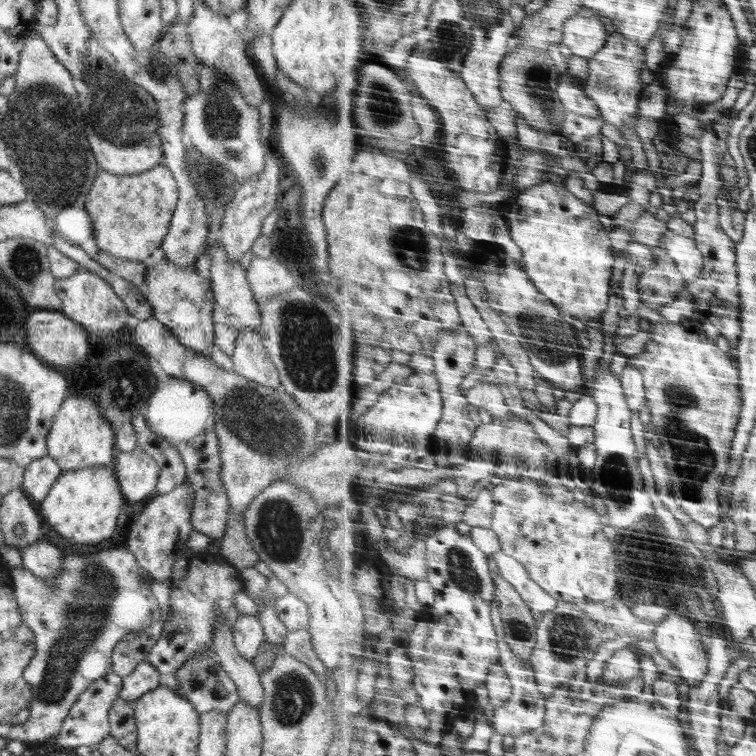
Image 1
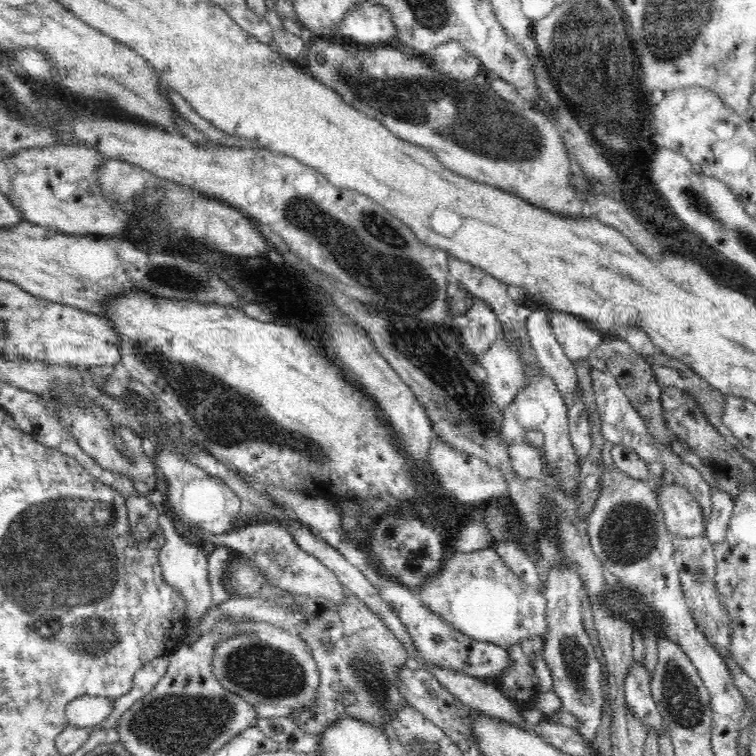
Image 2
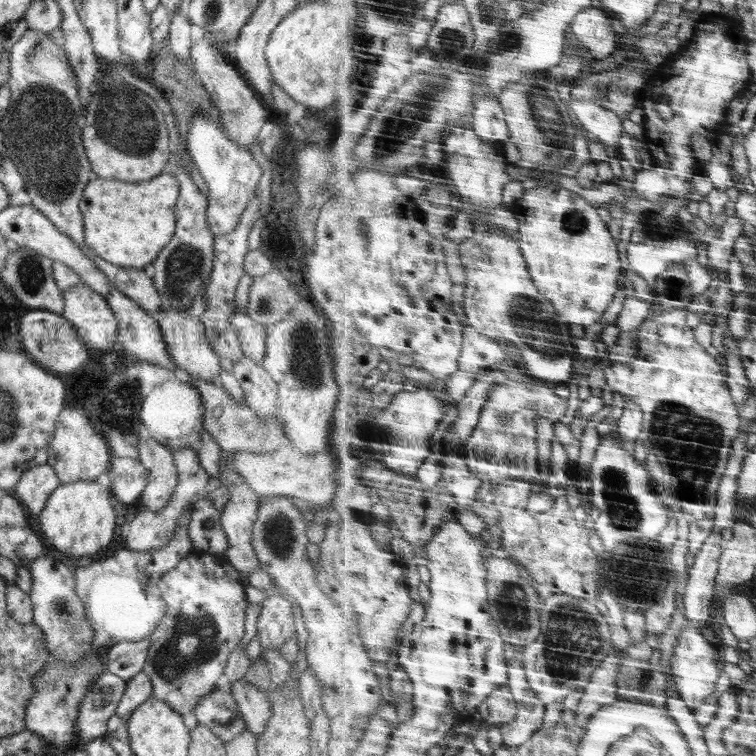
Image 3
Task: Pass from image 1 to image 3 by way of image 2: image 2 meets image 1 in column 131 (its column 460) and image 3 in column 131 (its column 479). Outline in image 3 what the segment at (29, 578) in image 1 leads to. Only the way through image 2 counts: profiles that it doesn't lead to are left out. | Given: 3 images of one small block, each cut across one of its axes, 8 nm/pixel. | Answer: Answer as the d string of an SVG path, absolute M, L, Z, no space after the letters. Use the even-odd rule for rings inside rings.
M192 507L180 518L176 536L164 548L150 552L120 549L102 562L76 568L76 592L84 604L86 620L93 633L91 656L81 658L75 666L50 657L45 668L34 675L31 682L35 692L25 712L26 730L38 734L46 743L78 747L74 719L94 680L106 672L107 651L118 642L138 642L149 638L162 621L166 603L159 592L158 581L165 572L194 552L188 536L190 512Z

